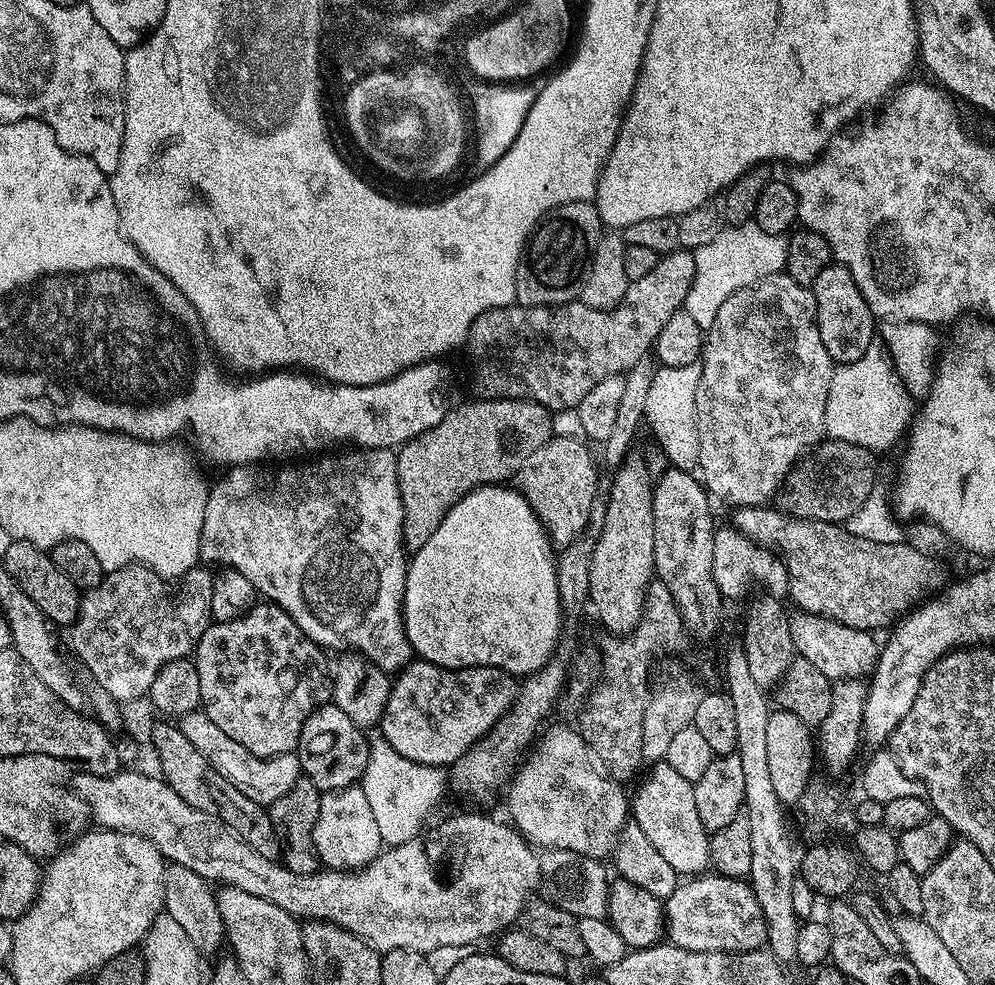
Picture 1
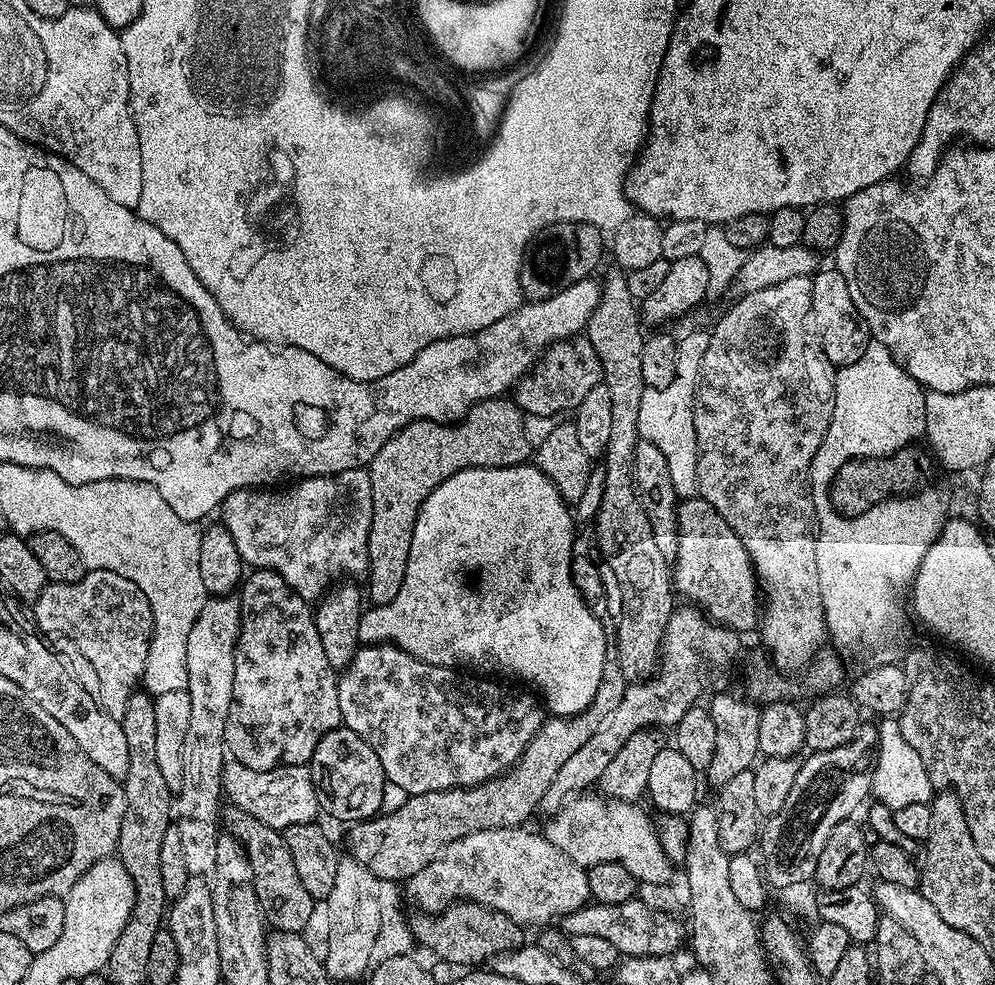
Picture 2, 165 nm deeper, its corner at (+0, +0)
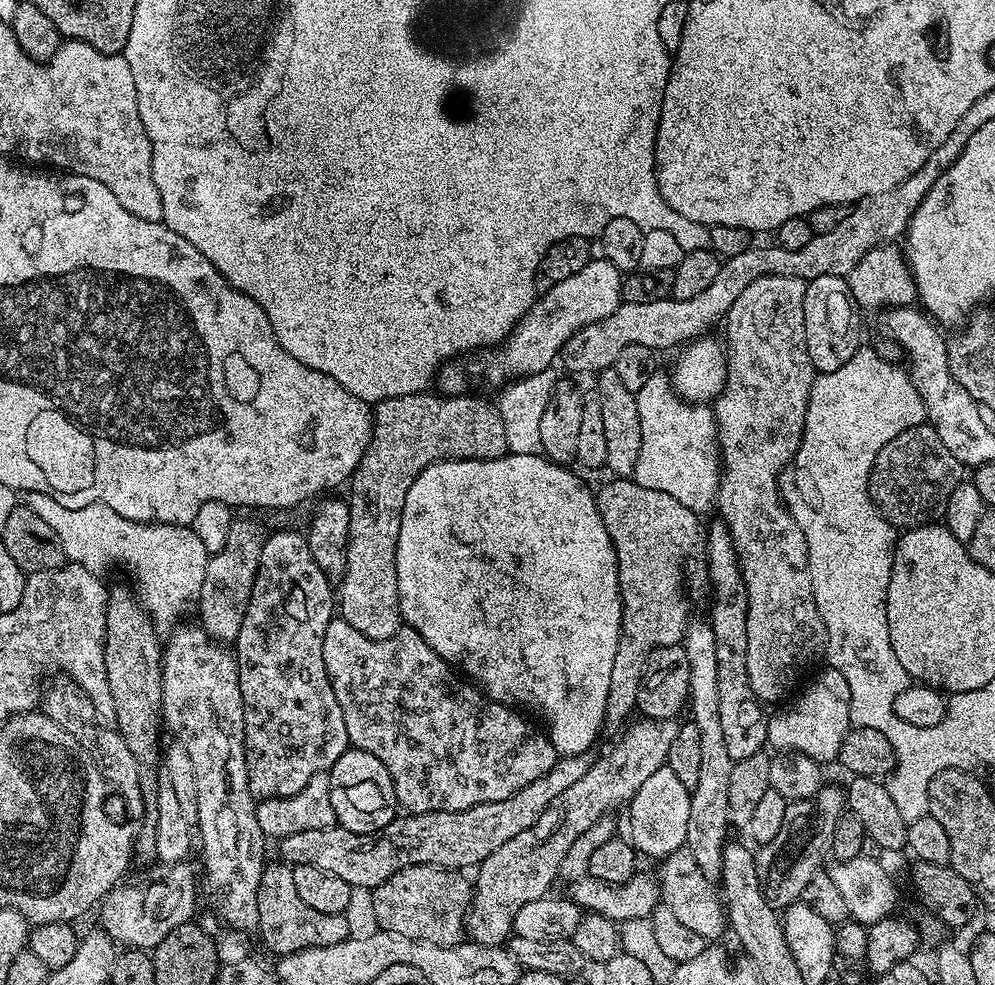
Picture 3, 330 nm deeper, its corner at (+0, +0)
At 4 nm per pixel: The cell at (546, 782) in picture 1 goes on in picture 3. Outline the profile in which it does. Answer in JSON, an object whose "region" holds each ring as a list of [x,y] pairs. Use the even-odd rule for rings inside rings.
{"region":[[[687,846],[677,849],[676,852],[669,854],[659,861],[660,872],[660,895],[662,902],[670,906],[694,934],[702,934],[706,942],[716,942],[723,932],[726,932],[726,904],[718,891],[717,885],[702,874],[702,866],[698,866],[698,858],[690,854]]]}

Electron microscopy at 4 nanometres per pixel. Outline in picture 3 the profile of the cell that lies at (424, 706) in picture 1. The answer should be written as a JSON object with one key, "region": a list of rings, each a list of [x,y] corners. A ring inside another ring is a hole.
{"region":[[[333,618],[322,638],[322,662],[326,662],[326,674],[334,686],[338,706],[342,706],[349,745],[374,754],[390,770],[396,804],[404,807],[405,813],[457,812],[486,802],[502,802],[556,765],[556,747],[539,727],[523,720],[515,707],[489,698],[465,679],[426,646],[426,638],[418,630],[401,626],[390,638],[371,640],[366,634],[358,634],[350,622]]]}

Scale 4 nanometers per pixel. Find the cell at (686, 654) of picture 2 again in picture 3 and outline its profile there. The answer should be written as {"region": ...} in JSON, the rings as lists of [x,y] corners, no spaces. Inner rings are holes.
{"region":[[[640,718],[634,724],[623,733],[625,736],[613,746],[609,756],[601,760],[600,757],[593,759],[590,770],[586,770],[586,774],[582,774],[582,778],[578,778],[570,790],[562,790],[562,794],[558,794],[558,798],[546,806],[530,830],[498,846],[498,850],[494,850],[494,854],[490,854],[490,858],[486,858],[475,869],[472,906],[466,917],[467,935],[475,943],[503,945],[513,935],[512,923],[518,910],[522,910],[526,902],[549,895],[551,888],[548,887],[557,883],[566,850],[570,850],[570,846],[574,846],[574,842],[578,842],[578,838],[582,838],[590,826],[605,819],[611,813],[608,812],[611,808],[619,804],[627,805],[642,782],[667,765],[677,721]]]}

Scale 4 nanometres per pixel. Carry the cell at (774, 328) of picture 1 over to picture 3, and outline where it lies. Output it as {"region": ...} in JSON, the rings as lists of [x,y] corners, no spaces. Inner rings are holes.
{"region":[[[760,276],[738,294],[738,302],[730,306],[723,325],[722,343],[728,357],[728,373],[724,388],[714,401],[716,442],[720,445],[722,465],[715,507],[719,519],[728,527],[746,582],[746,674],[754,694],[768,706],[783,701],[797,687],[796,679],[819,656],[821,659],[828,643],[826,626],[814,602],[806,538],[802,538],[798,522],[794,522],[780,498],[780,476],[791,465],[797,440],[800,440],[801,423],[806,422],[814,379],[812,360],[804,341],[805,294],[805,281],[789,276]]]}

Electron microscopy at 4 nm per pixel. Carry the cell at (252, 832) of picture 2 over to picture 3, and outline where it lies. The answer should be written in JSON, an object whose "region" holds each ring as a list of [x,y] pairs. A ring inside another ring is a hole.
{"region":[[[265,863],[264,873],[258,886],[258,936],[264,939],[264,944],[270,951],[276,952],[277,957],[289,956],[295,952],[301,952],[307,948],[325,948],[334,946],[338,942],[349,939],[347,915],[335,916],[334,914],[321,914],[319,910],[310,910],[306,902],[302,902],[302,897],[298,895],[298,890],[294,887],[294,874],[292,868],[287,863],[280,864]]]}

